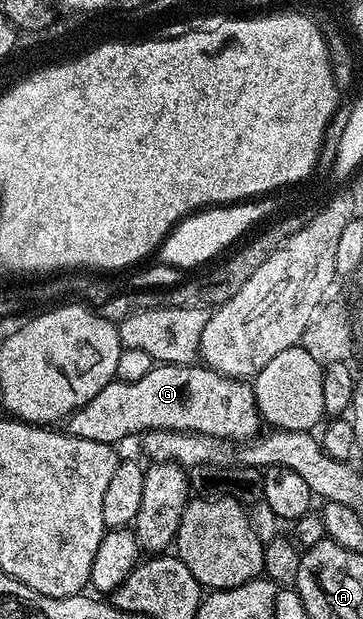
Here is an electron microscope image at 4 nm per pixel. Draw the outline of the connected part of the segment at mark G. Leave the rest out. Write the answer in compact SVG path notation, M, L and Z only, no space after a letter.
M158 363L146 375L135 382L122 382L117 379L109 381L100 391L100 395L92 395L84 407L70 414L65 422L71 438L80 441L95 441L111 447L125 437L137 438L154 429L167 429L174 432L199 433L214 436L216 439L243 443L255 438L260 433L258 404L254 398L254 386L249 380L237 377L226 377L202 363L192 365L167 365Z

